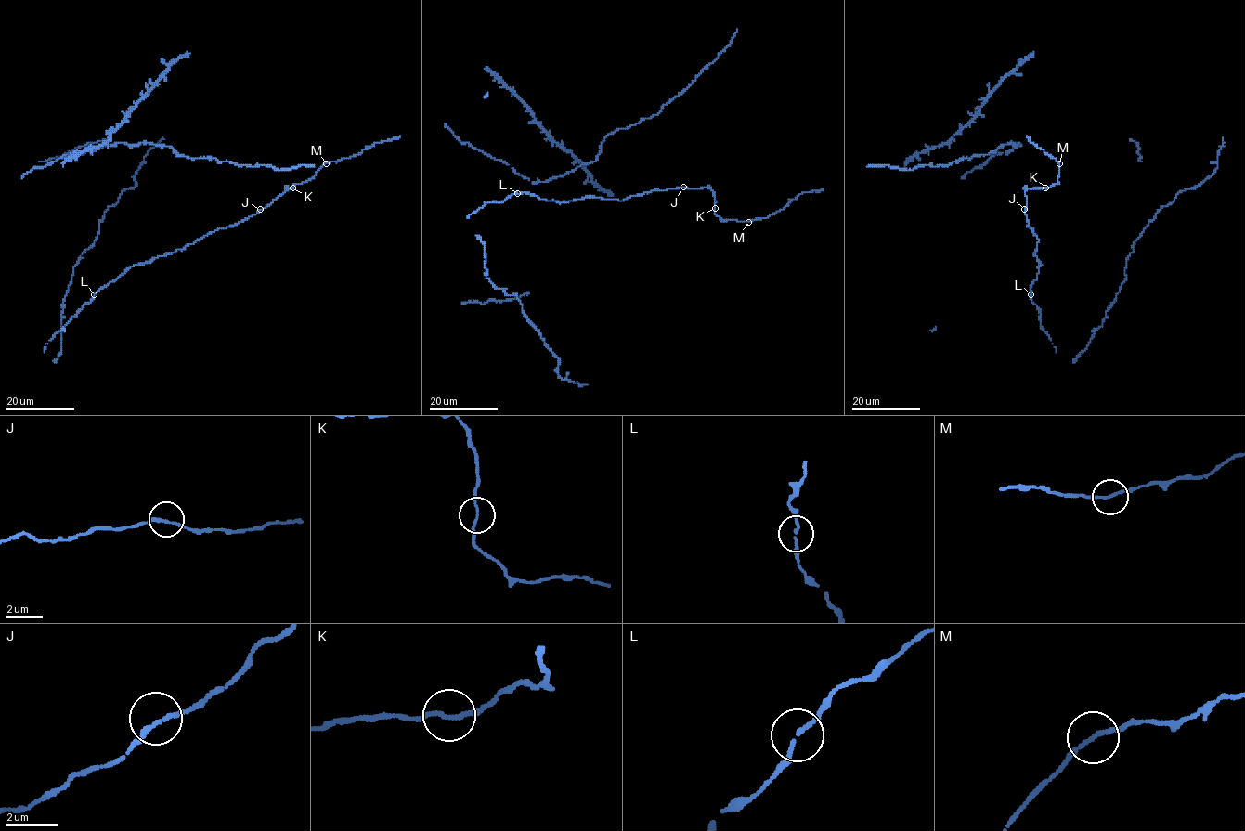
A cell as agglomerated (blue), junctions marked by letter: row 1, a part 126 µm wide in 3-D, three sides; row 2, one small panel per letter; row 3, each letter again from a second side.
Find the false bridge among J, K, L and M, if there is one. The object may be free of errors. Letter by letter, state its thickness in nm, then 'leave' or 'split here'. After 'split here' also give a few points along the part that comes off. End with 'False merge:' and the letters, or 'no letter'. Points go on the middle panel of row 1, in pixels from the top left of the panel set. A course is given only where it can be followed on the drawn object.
J: calibre 160 nm; leave
K: calibre 130 nm; leave
L: calibre 140 nm; leave
M: calibre 140 nm; split here; course (748, 222), (768, 217), (800, 193), (823, 189)
False merge: M

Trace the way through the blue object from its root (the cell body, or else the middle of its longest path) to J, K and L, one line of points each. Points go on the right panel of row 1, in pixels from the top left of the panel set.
J: (1035, 252), (1038, 240), (1027, 225), (1024, 209)
K: (1035, 252), (1038, 240), (1027, 225), (1025, 190), (1045, 188)
L: (1035, 252), (1034, 254), (1041, 264), (1030, 289), (1031, 295)

